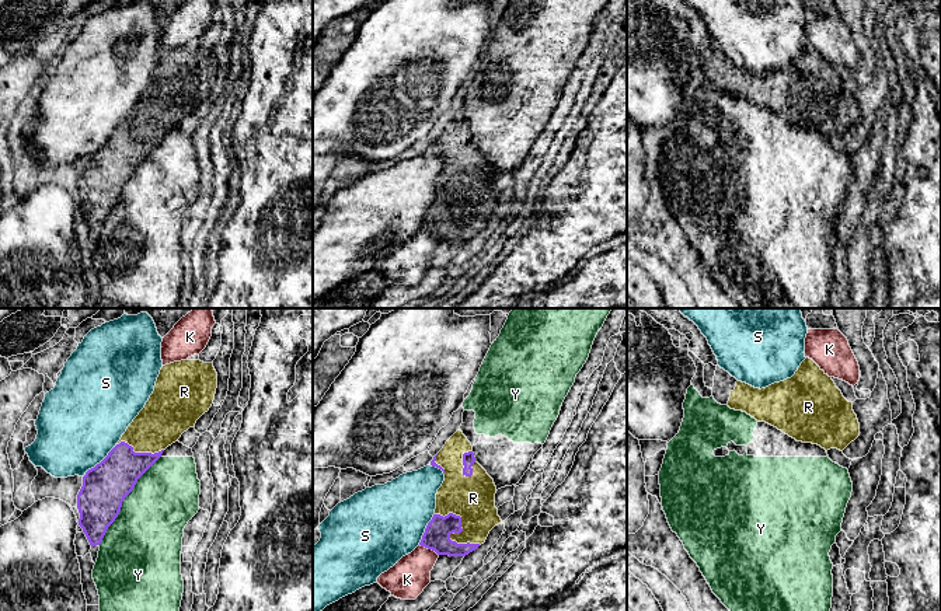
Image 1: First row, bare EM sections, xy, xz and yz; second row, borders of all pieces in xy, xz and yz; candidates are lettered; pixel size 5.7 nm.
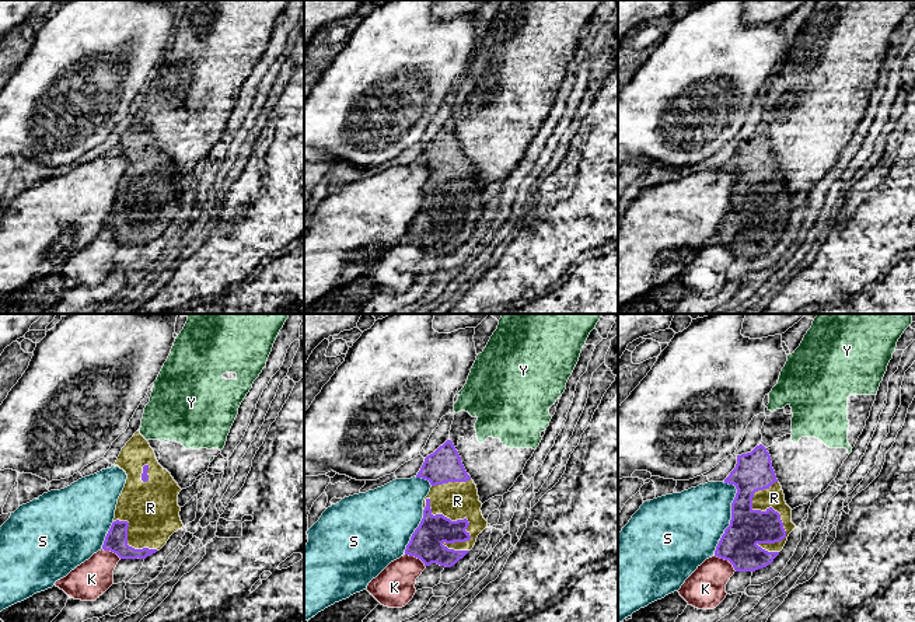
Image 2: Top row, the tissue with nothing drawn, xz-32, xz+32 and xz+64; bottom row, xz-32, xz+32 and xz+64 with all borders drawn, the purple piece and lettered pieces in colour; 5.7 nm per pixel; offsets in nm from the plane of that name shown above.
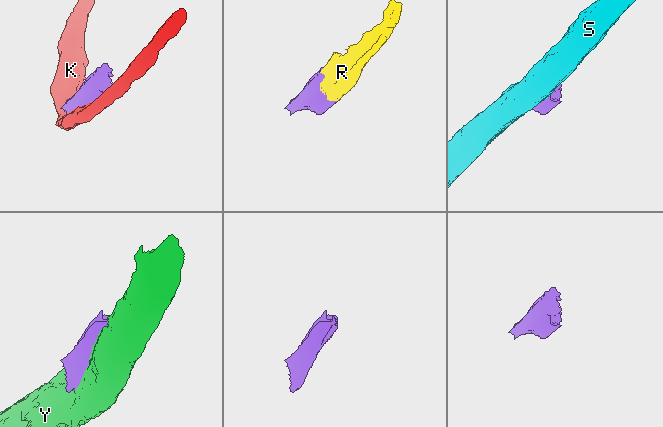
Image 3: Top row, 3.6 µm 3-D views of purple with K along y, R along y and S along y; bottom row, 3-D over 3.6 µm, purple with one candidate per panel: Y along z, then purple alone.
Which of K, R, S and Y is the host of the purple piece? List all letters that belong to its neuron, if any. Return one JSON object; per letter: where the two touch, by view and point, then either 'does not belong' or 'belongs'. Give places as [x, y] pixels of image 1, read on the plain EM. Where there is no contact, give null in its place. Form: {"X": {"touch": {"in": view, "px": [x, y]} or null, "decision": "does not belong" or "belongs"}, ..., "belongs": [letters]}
{"K": {"touch": {"in": "xz", "px": [429, 234]}, "decision": "does not belong"}, "R": {"touch": {"in": "xz", "px": [459, 219]}, "decision": "belongs"}, "S": {"touch": {"in": "xy", "px": [100, 149]}, "decision": "does not belong"}, "Y": {"touch": {"in": "xy", "px": [124, 185]}, "decision": "does not belong"}, "belongs": ["R"]}

